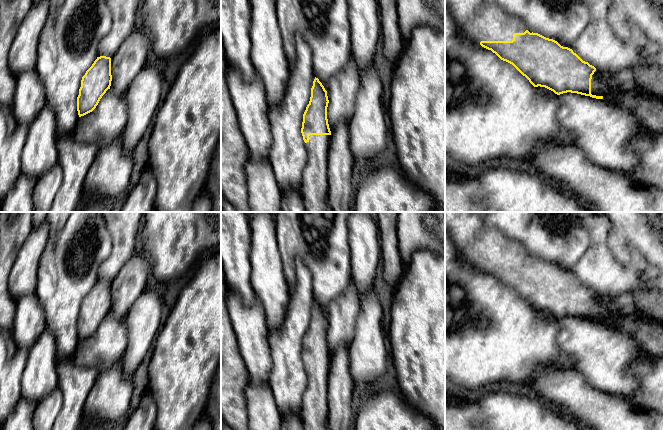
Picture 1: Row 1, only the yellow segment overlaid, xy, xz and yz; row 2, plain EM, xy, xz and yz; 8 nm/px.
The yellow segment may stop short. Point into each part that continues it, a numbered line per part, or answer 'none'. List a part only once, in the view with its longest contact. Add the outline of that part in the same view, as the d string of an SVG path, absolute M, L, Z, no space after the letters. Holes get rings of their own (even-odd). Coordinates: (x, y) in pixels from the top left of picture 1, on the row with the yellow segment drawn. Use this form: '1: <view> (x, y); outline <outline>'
1: yz (482, 21); outline M445 0L445 8L467 36L477 44L481 41L512 41L514 33L532 31L518 17L485 0Z
2: yz (602, 83); outline M624 69L613 73L596 70L591 79L591 94L604 98L613 92L645 95L652 91L637 82L631 69Z

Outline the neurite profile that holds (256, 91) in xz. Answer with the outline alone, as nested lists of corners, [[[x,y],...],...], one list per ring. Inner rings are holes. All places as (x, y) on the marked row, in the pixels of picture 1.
[[[232,66],[228,67],[225,80],[249,155],[255,160],[267,159],[273,138],[262,80],[255,74],[248,84],[242,73]]]

